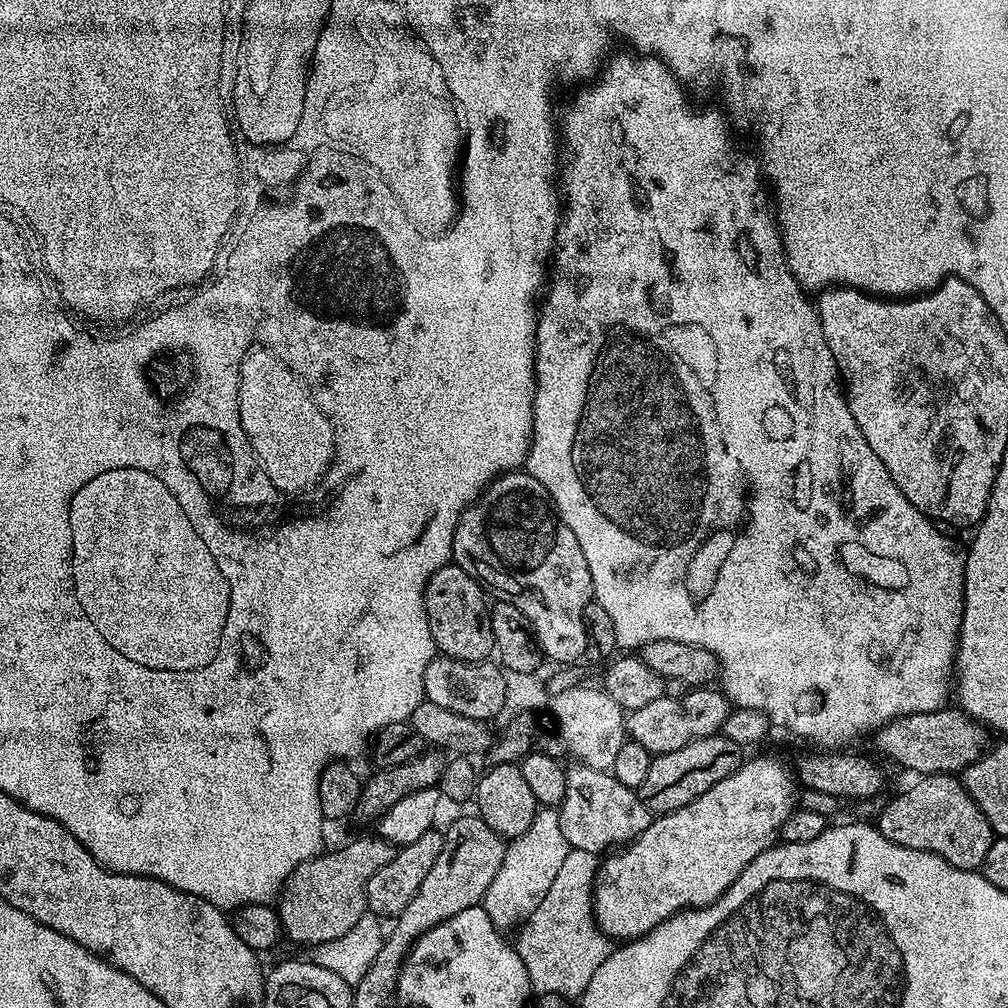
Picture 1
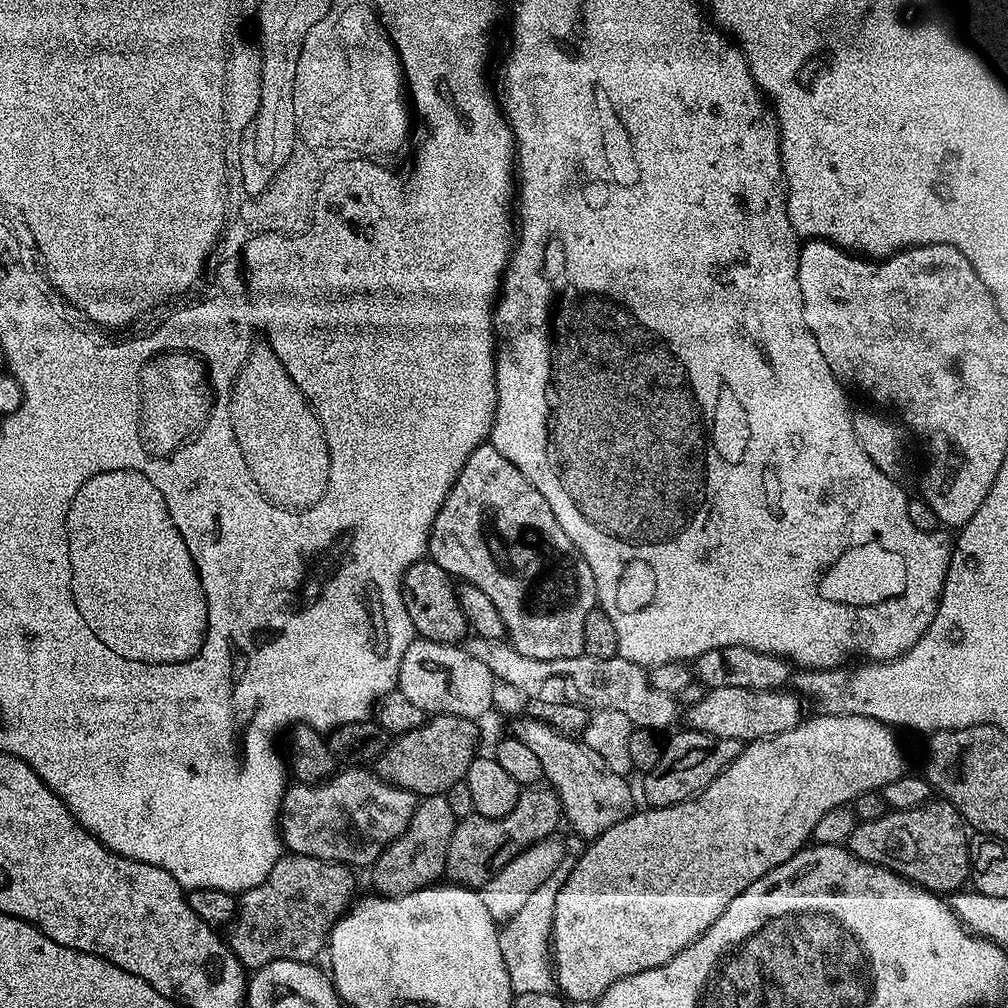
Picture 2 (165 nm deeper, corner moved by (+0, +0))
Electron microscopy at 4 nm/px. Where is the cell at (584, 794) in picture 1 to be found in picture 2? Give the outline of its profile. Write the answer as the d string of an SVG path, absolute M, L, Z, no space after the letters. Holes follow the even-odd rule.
M521 714L510 728L518 742L526 742L532 753L542 762L544 780L554 789L561 802L561 813L566 824L585 840L599 837L610 826L625 820L634 810L632 790L628 780L604 766L604 763L586 746L583 739L558 734L549 724Z

